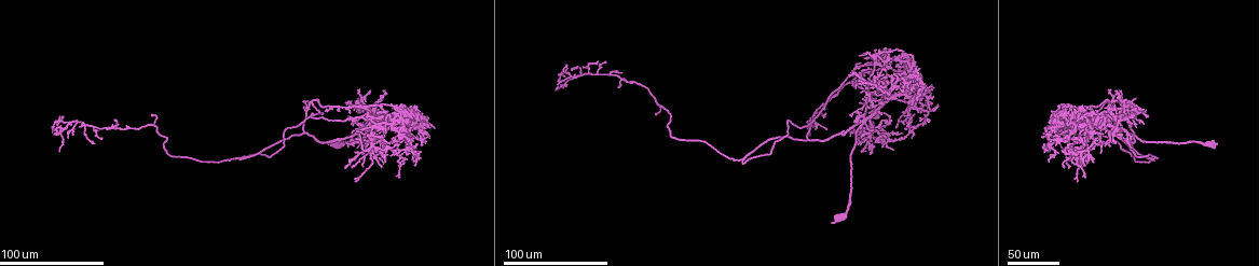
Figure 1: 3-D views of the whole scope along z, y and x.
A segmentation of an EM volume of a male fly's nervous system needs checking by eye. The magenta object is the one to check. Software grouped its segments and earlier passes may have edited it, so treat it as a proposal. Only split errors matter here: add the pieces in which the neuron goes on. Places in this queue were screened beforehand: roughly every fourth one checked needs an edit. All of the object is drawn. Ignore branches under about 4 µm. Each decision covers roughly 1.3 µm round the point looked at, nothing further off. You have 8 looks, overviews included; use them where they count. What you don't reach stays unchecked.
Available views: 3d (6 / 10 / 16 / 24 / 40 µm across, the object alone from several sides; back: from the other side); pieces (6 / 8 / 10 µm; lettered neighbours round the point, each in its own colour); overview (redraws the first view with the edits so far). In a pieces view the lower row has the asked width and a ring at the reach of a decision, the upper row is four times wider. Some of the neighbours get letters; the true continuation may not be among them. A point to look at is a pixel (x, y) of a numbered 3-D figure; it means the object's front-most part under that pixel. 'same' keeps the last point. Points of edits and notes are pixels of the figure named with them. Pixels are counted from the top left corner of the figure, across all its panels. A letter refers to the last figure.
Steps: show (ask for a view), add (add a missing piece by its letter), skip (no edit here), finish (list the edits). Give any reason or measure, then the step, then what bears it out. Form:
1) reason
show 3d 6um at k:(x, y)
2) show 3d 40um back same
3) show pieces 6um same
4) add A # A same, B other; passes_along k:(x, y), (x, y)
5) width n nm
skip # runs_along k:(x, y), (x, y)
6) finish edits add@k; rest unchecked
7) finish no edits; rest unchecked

branch stops here
show 3d 24um at 1:(1116, 97)

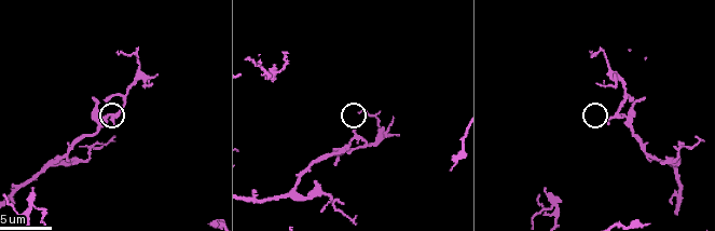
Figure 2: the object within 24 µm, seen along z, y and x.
show pieces 10um at 2:(606, 122)

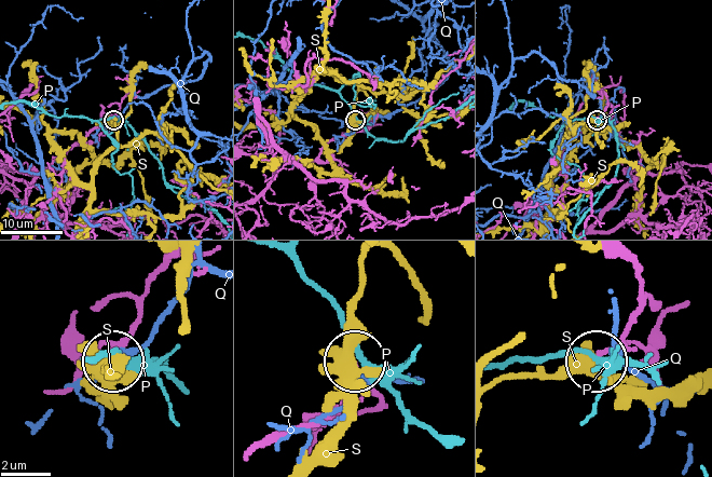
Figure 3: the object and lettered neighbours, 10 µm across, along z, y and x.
skip # P other, Q other, S other; no lettered piece goes on from it

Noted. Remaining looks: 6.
an open end
show 3d 24um at 1:(929, 97)

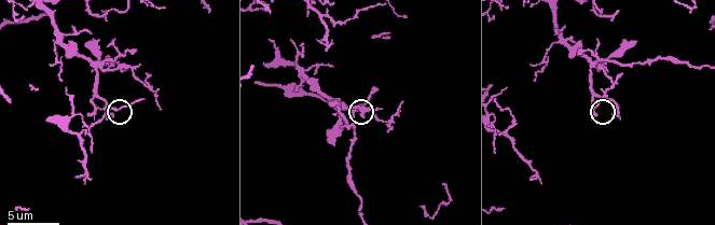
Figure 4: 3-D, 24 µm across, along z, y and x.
show pieces 8um at 4:(108, 117)

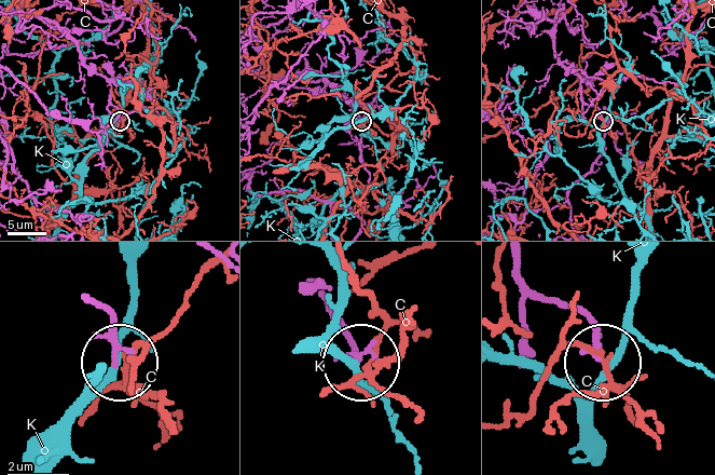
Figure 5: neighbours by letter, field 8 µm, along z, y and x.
skip # C other, K other; runs_along 5:(50, 19), (74, 44), (80, 59), (109, 84), (119, 121); none of them fits

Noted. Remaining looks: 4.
free end
show 3d 24um at 1:(391, 138)

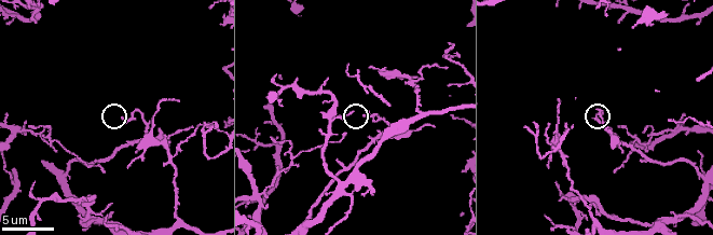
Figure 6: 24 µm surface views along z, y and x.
show 3d 6um at 6:(363, 116)

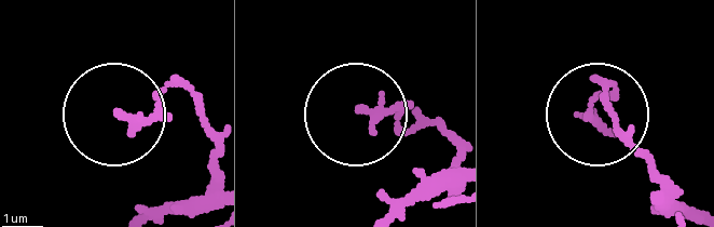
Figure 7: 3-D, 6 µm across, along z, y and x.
what lies round it
show pieces 8um at 7:(360, 108)

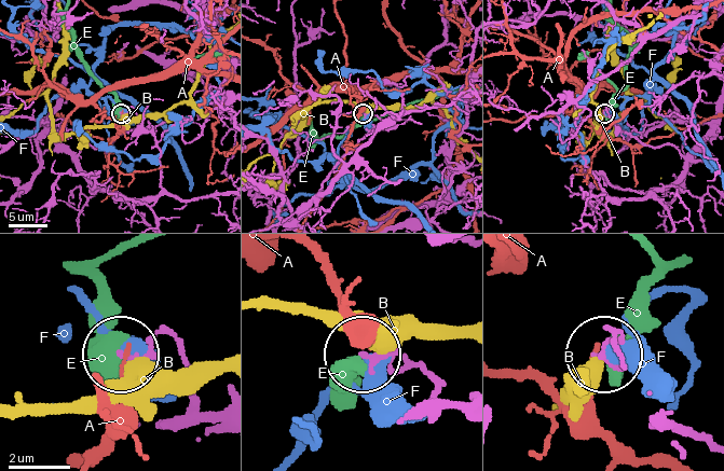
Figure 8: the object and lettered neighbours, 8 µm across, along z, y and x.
skip # A other, B other, E other, F other; no lettered piece goes on from it

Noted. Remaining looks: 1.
finish no edits; rest unchecked

